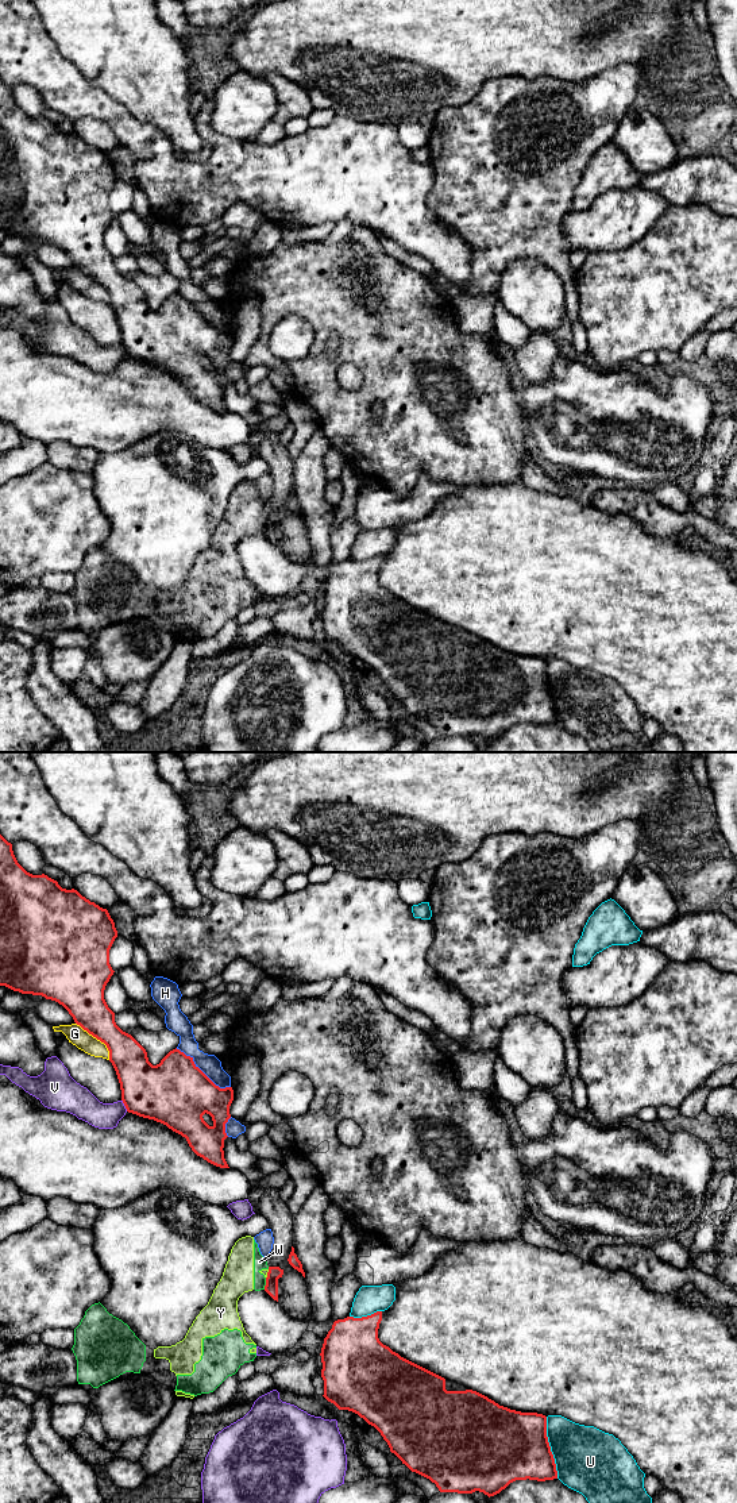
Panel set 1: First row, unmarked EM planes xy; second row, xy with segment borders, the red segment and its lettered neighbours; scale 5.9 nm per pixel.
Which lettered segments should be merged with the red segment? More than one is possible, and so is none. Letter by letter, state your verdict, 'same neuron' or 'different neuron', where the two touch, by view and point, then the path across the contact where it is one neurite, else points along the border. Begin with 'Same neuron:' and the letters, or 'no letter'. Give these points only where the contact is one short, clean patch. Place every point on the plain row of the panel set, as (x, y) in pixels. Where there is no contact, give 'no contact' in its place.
Same neuron: no letter
G: different neuron | xy (97, 282)
H: different neuron | xy (201, 315)
U: different neuron | xy (550, 692)
V: different neuron | xy (124, 349)
W: different neuron | xy (266, 527) | along xy (266, 521), (263, 532)
Y: different neuron | xy (267, 517) | along xy (269, 513), (266, 521)

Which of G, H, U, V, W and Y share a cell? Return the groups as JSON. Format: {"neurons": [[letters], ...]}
{"neurons": [["G"], ["H"], ["U"], ["V"], ["W", "Y"]]}

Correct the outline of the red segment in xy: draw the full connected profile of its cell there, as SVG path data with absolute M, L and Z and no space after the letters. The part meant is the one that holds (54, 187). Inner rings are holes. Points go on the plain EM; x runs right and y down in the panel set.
M0 78L0 230L22 238L42 239L62 248L74 266L104 286L109 294L128 357L154 363L186 382L192 394L208 406L229 412L224 402L225 367L231 362L232 331L220 332L180 293L170 294L159 308L148 305L146 293L115 266L115 257L104 243L104 234L113 213L109 193L117 181L115 166L107 153L82 140L77 134L62 132L47 119L32 119L16 104L12 88Z

